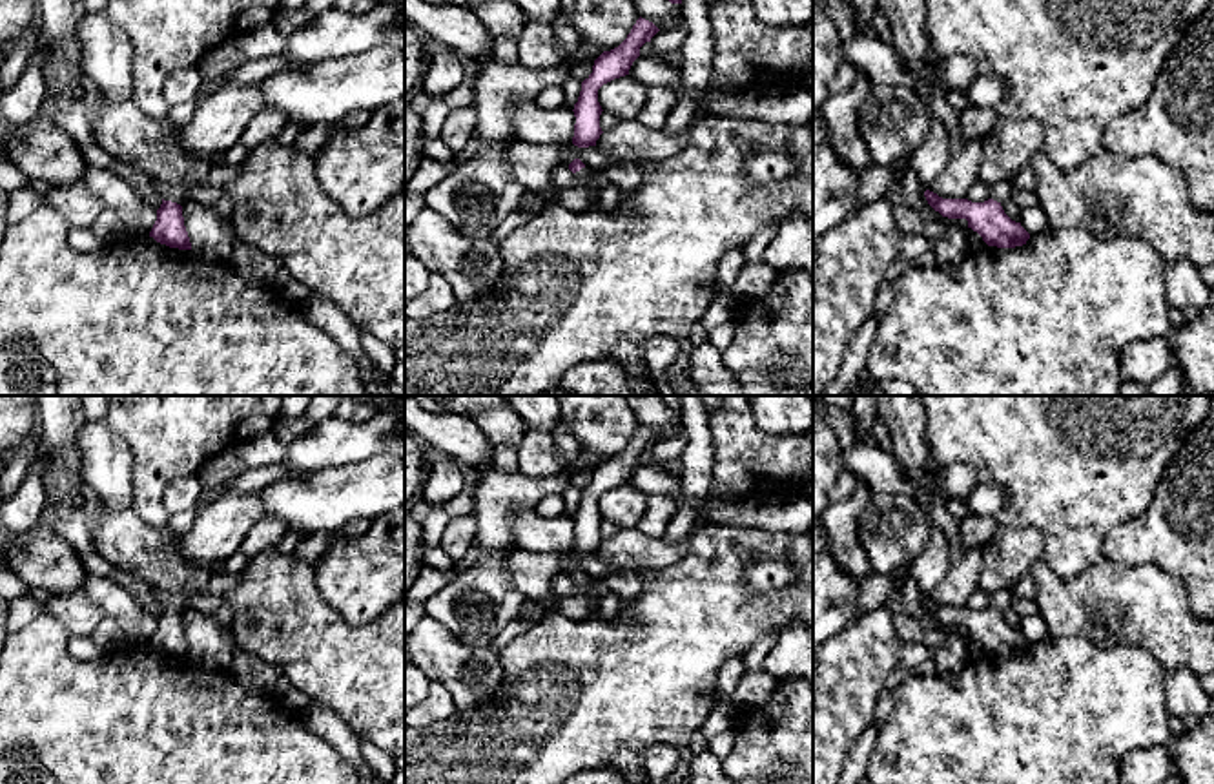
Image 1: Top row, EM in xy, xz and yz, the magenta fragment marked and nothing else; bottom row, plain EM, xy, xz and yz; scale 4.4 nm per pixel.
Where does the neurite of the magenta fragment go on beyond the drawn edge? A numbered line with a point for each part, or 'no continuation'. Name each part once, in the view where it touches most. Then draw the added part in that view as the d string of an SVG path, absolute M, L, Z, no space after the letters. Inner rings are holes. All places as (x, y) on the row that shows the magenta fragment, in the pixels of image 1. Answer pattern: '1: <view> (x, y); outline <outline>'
1: xy (168, 192); outline M153 181L153 186L164 201L182 204L182 201L186 197L186 190L182 190L179 186L171 186L171 184L159 182L159 181Z

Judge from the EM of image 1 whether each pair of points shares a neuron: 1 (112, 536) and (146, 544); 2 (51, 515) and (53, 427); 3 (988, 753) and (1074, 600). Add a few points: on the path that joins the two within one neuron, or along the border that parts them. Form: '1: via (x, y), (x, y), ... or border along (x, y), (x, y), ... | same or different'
1: via (121, 536), (130, 544), (137, 544) | same
2: via (59, 493), (59, 449) | same
3: border along (1049, 635), (1085, 637), (1096, 642) | different

